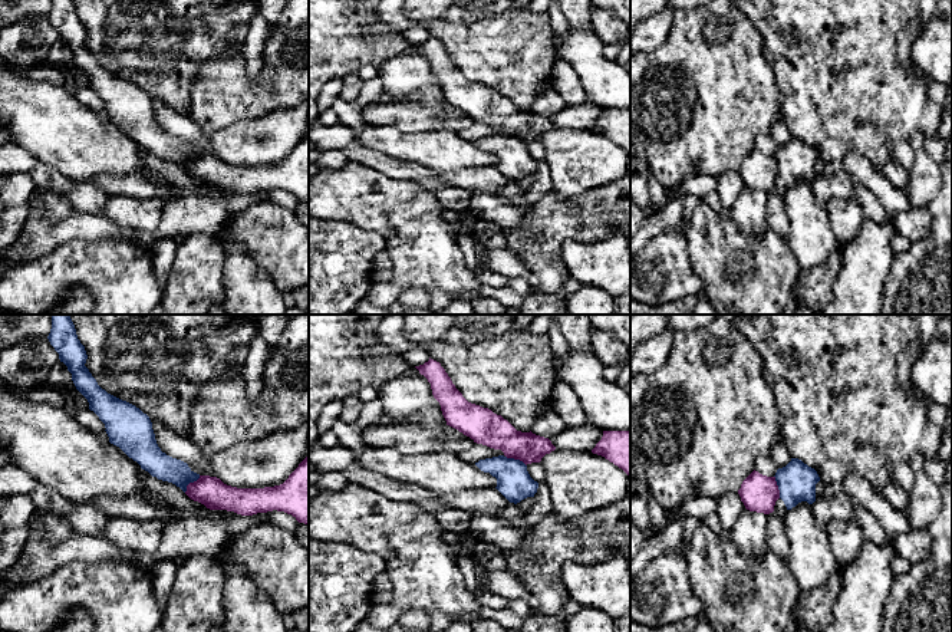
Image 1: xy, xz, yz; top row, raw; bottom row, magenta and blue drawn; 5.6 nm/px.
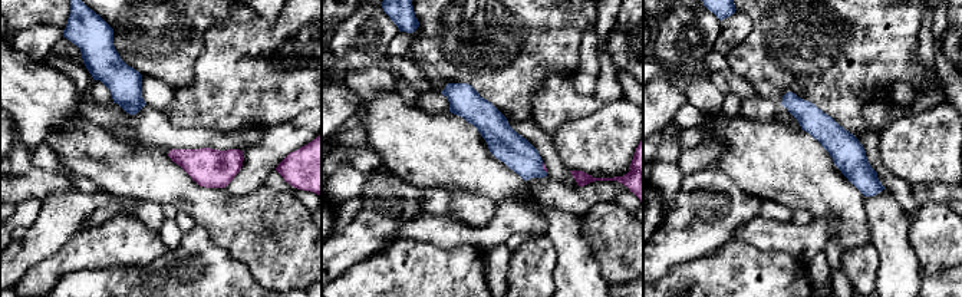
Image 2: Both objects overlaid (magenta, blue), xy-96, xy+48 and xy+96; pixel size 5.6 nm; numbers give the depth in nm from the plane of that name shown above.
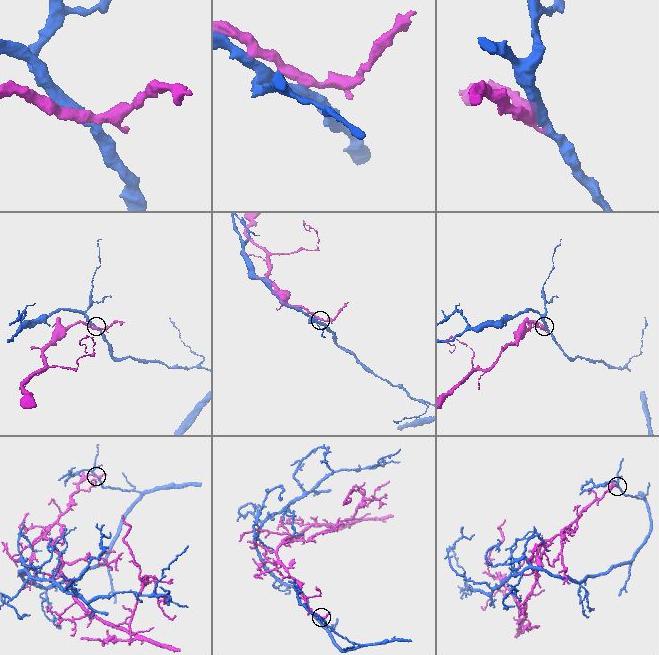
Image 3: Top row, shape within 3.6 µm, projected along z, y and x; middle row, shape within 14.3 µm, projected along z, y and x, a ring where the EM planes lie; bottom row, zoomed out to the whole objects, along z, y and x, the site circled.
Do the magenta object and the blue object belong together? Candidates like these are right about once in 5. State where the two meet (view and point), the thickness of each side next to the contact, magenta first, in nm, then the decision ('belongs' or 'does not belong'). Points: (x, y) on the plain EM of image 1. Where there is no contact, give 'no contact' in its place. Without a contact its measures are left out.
meets magenta in yz at (777, 165); 200 nm thick on the magenta side, 220 nm on the other; does not belong

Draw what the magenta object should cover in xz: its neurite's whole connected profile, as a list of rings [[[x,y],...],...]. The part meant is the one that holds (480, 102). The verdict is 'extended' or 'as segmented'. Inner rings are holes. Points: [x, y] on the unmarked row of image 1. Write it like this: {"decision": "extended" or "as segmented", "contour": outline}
{"decision": "as segmented", "contour": [[[429,36],[428,40],[415,46],[431,62],[432,73],[441,83],[447,103],[474,121],[501,128],[507,136],[520,138],[526,144],[540,141],[546,132],[556,128],[549,116],[531,109],[517,109],[501,93],[468,80],[439,40]]]}

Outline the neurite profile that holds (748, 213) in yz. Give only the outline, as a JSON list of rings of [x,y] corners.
[[[742,188],[731,207],[731,220],[747,236],[761,236],[768,230],[768,192]]]

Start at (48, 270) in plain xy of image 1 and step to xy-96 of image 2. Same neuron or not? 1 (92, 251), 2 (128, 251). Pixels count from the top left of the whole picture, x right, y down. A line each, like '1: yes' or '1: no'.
1: yes
2: yes

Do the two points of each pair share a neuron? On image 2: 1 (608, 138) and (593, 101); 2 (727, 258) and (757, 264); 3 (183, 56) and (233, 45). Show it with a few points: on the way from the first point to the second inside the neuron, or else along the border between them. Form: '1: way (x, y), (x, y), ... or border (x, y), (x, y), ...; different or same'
1: border (606, 104), (590, 114), (564, 122); different
2: way (734, 264), (750, 264); same
3: border (220, 25), (204, 33), (188, 83); different

